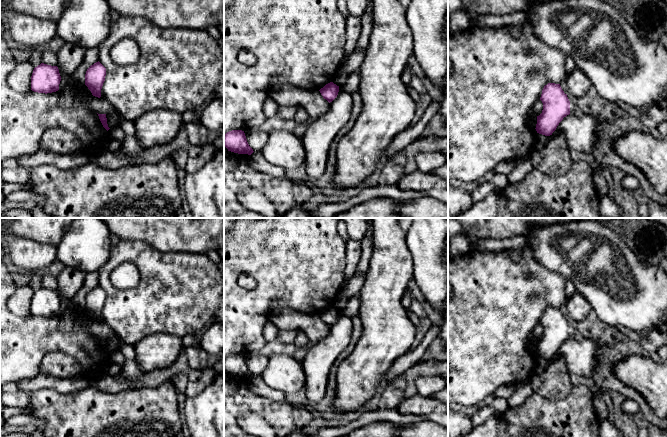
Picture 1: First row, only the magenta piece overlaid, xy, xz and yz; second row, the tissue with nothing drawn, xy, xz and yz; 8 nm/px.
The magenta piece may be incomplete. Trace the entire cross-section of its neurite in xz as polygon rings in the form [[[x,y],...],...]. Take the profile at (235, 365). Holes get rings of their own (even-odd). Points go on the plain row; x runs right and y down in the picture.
[[[232,354],[224,359],[224,370],[228,375],[238,378],[251,379],[254,375],[249,370],[245,357],[242,354]]]

